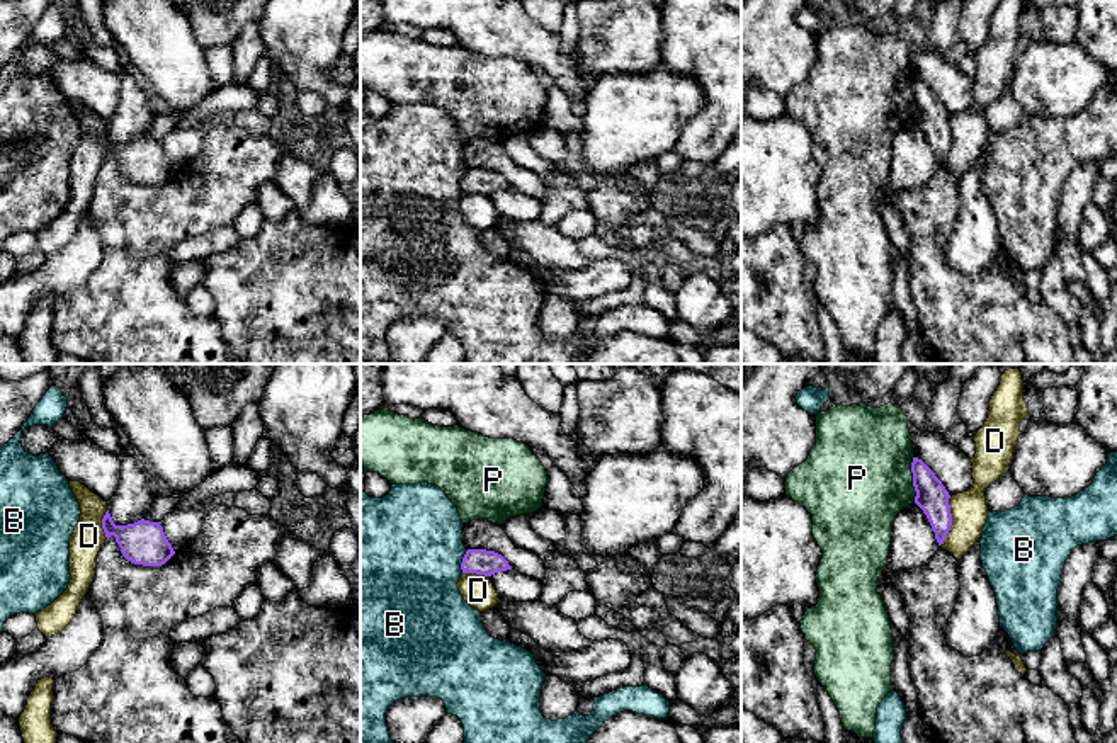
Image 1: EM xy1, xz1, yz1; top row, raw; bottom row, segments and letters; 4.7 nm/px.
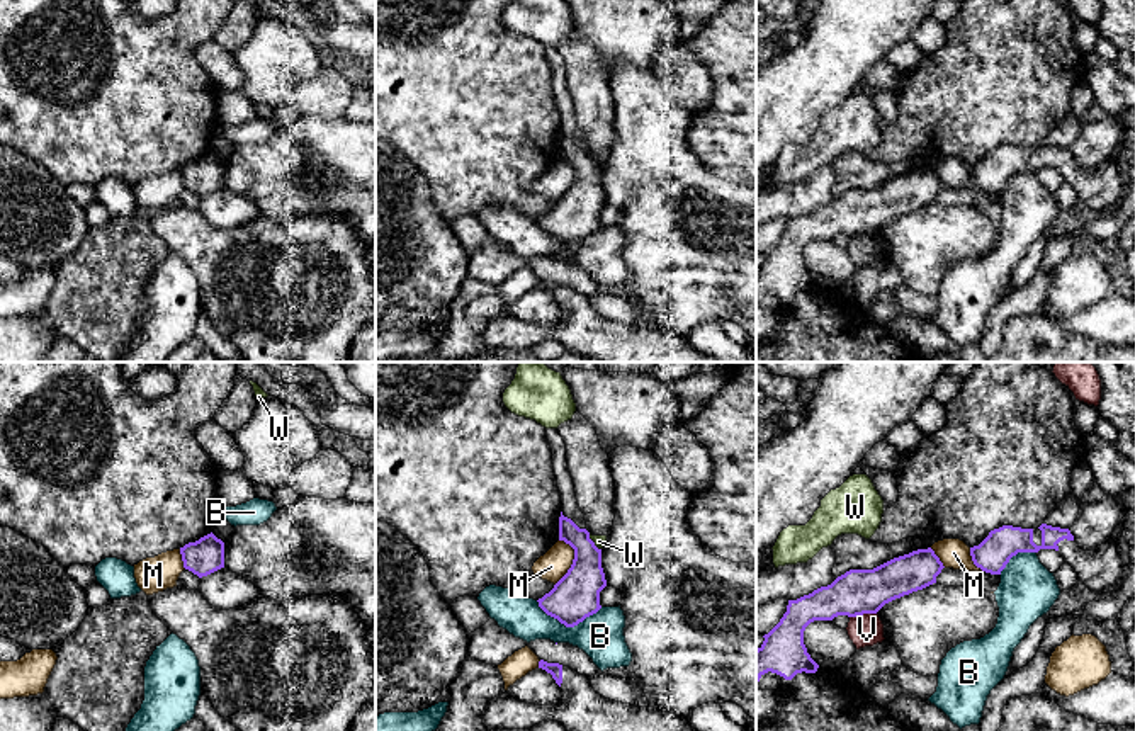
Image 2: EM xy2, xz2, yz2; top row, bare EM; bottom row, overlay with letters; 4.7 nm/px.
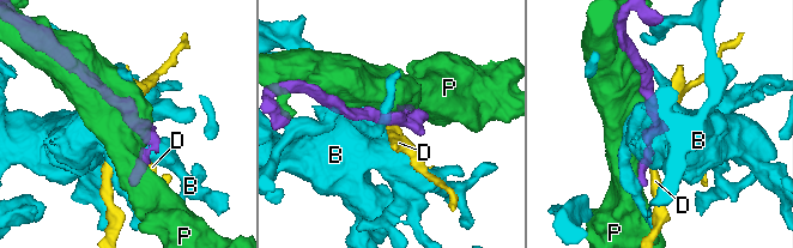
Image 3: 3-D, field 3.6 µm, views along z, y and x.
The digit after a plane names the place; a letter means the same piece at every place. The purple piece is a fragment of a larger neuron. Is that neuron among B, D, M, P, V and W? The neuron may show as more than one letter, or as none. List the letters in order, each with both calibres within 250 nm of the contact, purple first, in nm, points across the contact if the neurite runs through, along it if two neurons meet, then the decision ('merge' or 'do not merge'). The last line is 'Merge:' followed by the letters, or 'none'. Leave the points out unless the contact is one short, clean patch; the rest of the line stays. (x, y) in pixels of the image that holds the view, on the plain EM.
B: calibres 220 and 220 nm; do not merge
D: calibres 150 and 170 nm; border yz1 (951, 116), (951, 148), (939, 164); do not merge
M: calibres 220 and 140 nm; do not merge
P: calibres 150 and 480 nm; do not merge
V: calibres 220 and 150 nm; border yz2 (875, 232), (850, 237); do not merge
W: calibres 200 and 50 nm; border xz2 (588, 153), (600, 169); do not merge
Merge: none

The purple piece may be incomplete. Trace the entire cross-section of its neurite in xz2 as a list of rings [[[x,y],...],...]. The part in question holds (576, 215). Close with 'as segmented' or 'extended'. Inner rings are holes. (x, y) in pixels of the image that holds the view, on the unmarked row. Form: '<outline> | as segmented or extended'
[[[562,131],[559,136],[559,160],[574,168],[573,184],[554,207],[537,221],[547,235],[566,246],[574,246],[601,228],[600,211],[607,206],[601,168],[595,165],[586,148],[579,148]]] | as segmented

